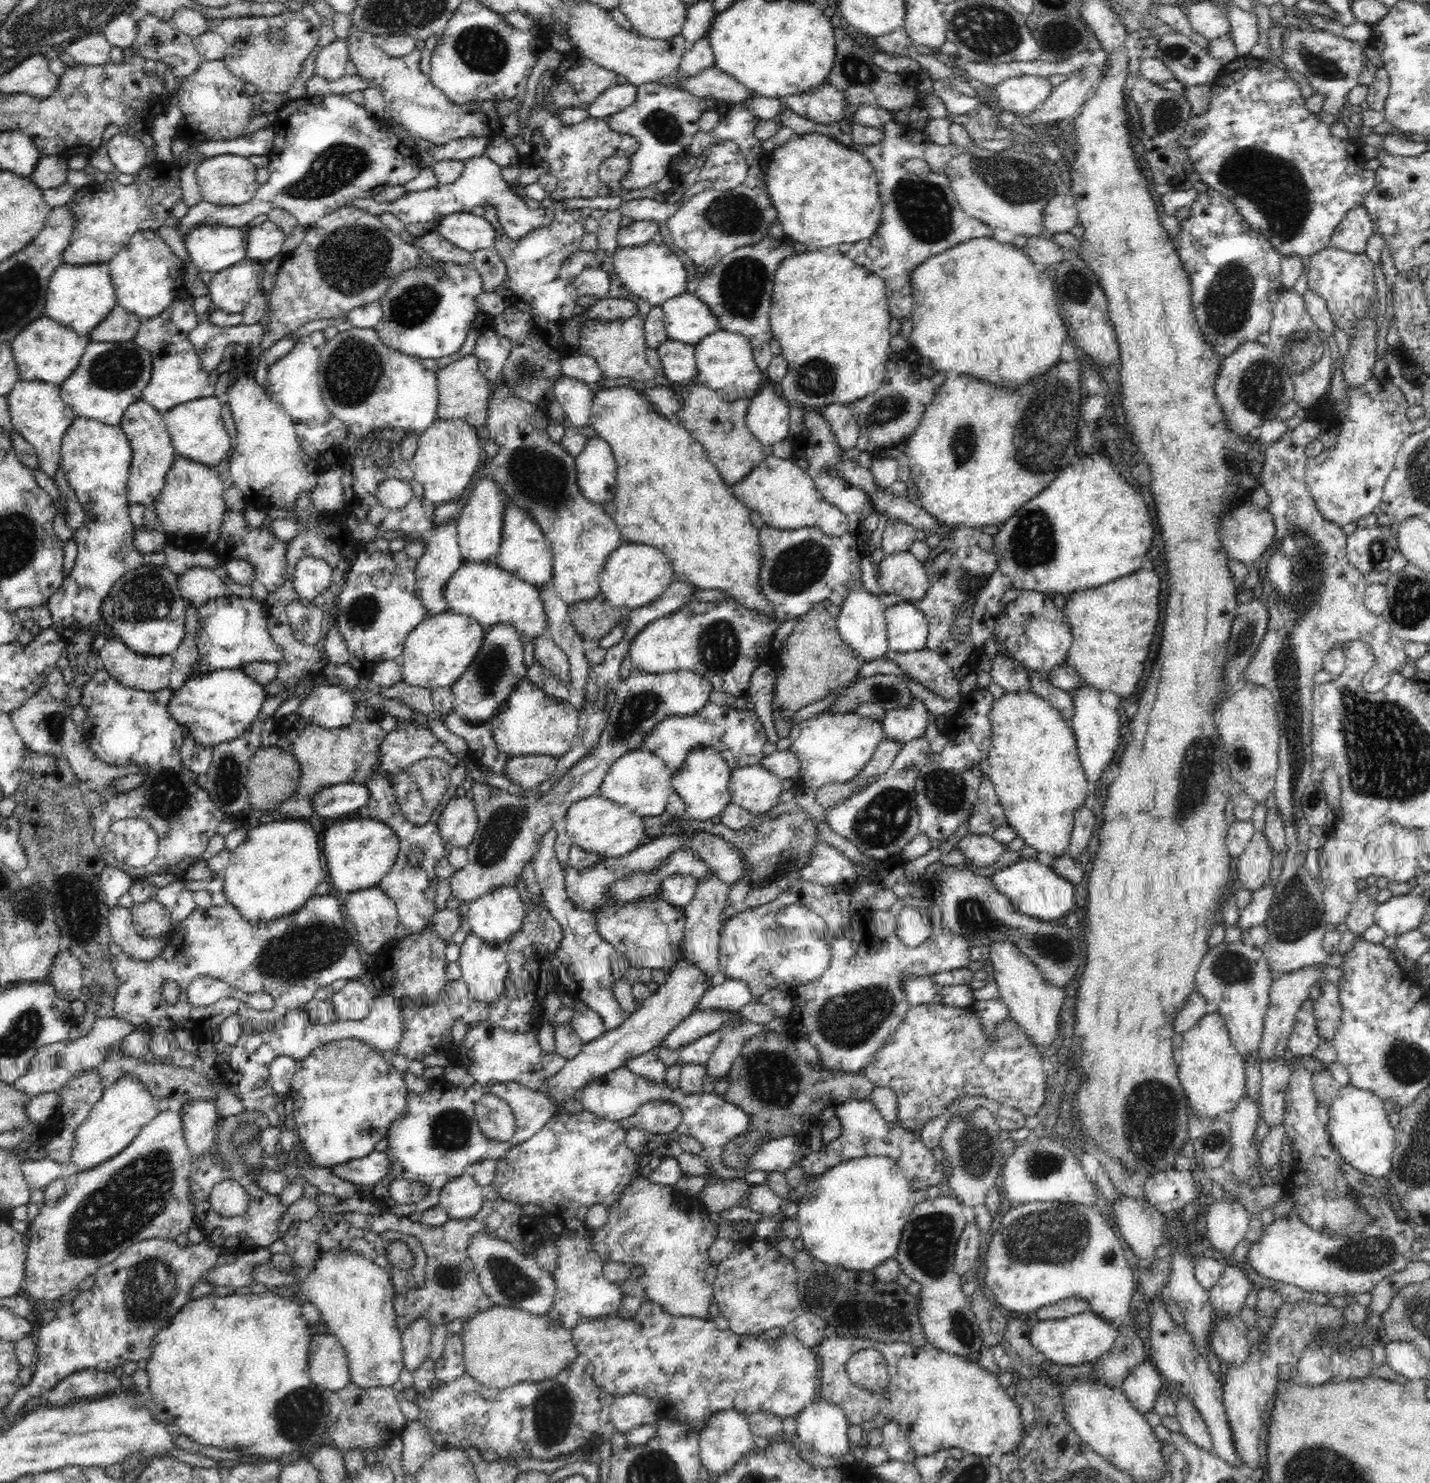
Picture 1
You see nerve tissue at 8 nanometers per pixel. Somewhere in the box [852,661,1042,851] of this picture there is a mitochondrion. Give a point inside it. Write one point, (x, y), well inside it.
(946, 790)

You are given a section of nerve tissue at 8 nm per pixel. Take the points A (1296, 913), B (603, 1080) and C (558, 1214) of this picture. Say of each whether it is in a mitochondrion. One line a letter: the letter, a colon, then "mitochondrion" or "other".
A: mitochondrion
B: other
C: other

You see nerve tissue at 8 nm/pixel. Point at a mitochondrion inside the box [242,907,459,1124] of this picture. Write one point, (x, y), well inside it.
(294, 957)

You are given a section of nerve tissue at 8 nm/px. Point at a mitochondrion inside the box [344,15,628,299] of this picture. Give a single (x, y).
(484, 49)

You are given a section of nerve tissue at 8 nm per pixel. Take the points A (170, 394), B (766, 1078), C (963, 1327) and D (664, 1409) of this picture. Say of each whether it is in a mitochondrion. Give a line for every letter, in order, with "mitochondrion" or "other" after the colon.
A: other
B: mitochondrion
C: mitochondrion
D: other

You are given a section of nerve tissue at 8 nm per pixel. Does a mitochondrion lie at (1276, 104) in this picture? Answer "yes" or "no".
no

